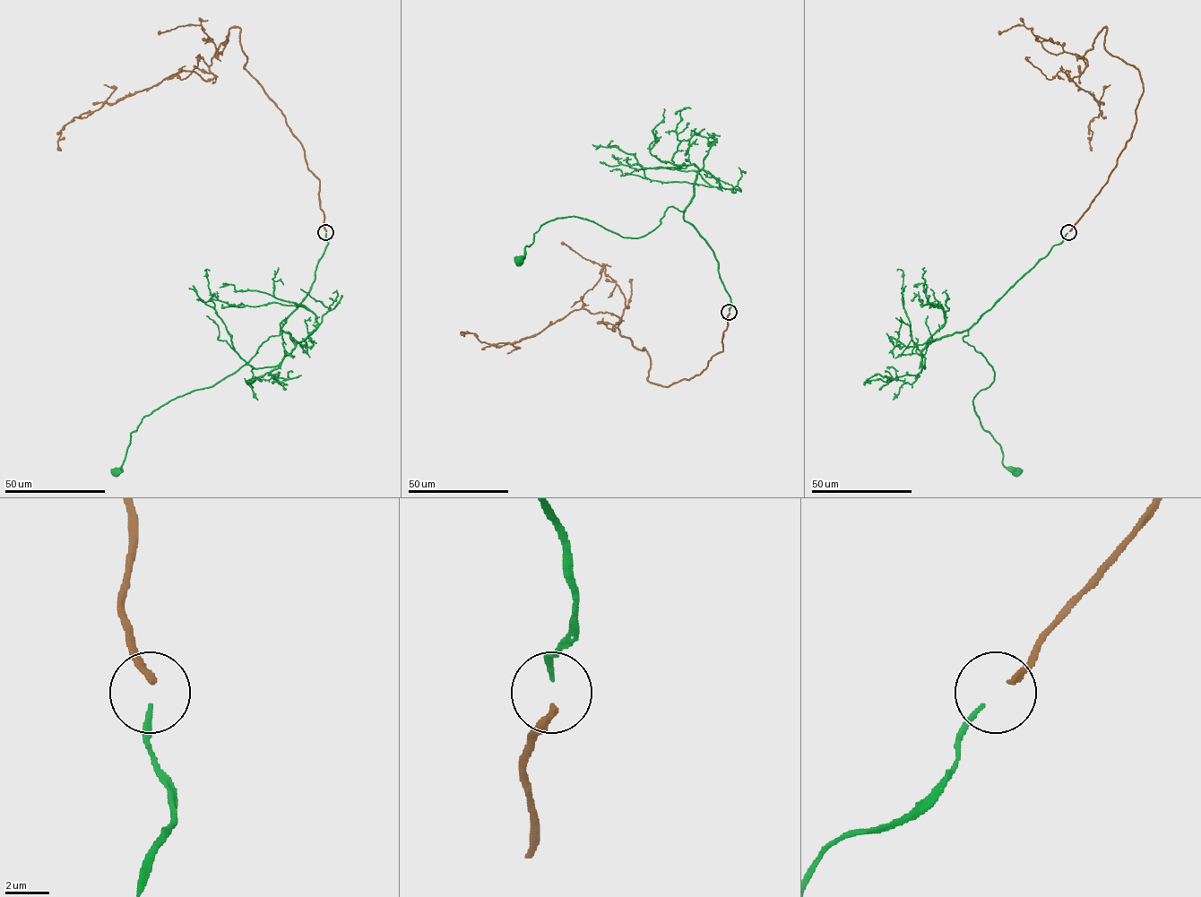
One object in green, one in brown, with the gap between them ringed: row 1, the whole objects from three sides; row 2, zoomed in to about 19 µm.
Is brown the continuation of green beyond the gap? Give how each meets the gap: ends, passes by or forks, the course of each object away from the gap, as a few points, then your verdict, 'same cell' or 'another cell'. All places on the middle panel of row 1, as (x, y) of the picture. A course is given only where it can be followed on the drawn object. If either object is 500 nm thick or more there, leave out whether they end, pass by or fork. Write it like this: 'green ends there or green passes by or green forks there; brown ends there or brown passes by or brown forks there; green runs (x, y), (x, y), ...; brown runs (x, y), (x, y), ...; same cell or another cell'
green ends there; brown ends there; green runs (730, 311), (713, 251), (672, 206), (654, 229), (635, 238), (578, 217), (557, 218), (541, 226), (518, 261); brown runs (729, 313), (722, 350), (669, 386), (647, 379), (650, 356), (606, 312), (574, 310), (513, 343), (464, 335); same cell

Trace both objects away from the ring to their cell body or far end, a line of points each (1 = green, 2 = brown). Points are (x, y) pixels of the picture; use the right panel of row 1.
1: (1067, 233), (963, 337), (995, 374), (989, 385), (973, 398), (974, 410), (1000, 445), (1003, 464), (1017, 472)
2: (1069, 231), (1143, 91), (1105, 49), (1107, 27), (1079, 75), (1065, 72), (1100, 103), (1092, 150)

